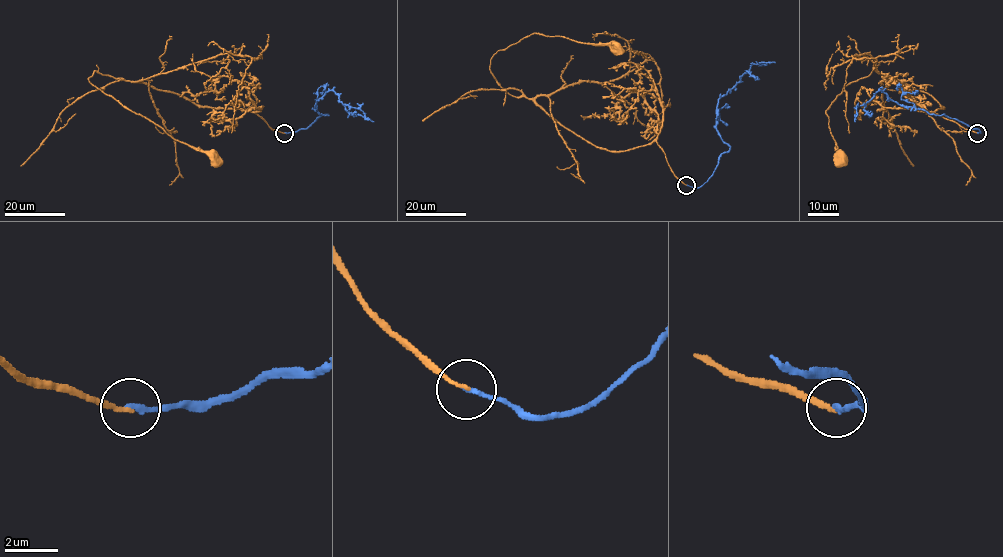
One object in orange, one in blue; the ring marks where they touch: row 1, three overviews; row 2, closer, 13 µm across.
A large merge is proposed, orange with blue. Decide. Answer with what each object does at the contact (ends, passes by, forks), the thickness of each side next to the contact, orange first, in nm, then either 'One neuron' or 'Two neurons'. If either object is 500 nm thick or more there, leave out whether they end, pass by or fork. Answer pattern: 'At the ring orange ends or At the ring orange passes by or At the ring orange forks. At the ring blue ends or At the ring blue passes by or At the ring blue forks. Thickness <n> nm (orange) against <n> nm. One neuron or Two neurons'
At the ring orange ends. At the ring blue ends. Thickness 140 nm (orange) against 190 nm. One neuron

